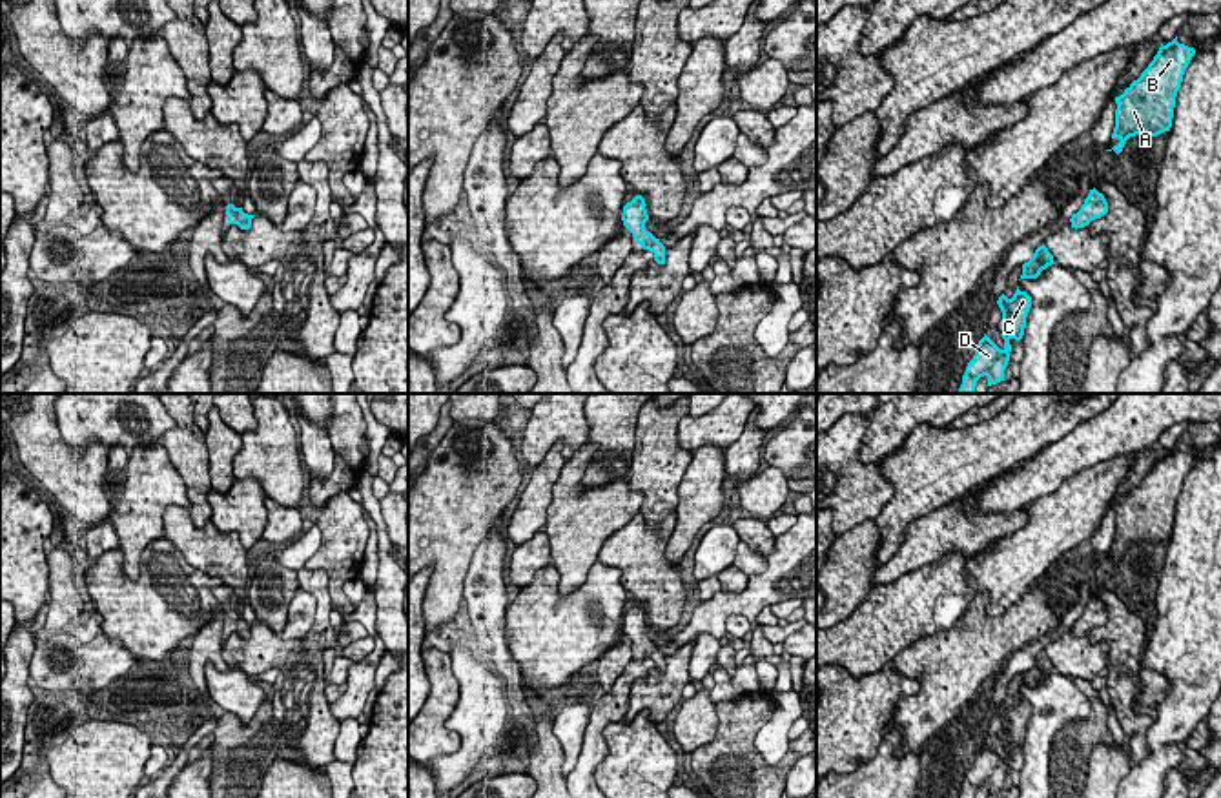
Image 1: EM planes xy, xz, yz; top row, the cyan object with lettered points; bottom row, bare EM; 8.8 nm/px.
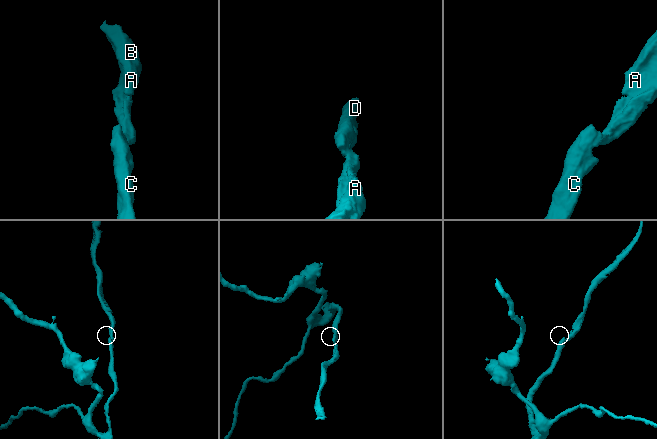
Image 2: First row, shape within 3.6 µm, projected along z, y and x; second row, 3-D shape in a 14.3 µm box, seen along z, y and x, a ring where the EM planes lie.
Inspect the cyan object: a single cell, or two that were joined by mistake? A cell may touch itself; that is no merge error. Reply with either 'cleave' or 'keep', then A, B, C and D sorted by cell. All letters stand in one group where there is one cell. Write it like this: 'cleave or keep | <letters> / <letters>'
keep | A B C D

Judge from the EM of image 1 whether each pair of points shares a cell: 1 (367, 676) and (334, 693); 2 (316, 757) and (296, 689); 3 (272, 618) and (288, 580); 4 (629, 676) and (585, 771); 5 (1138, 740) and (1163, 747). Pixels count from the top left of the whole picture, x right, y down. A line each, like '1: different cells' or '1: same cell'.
1: different cells
2: same cell
3: same cell
4: same cell
5: different cells

